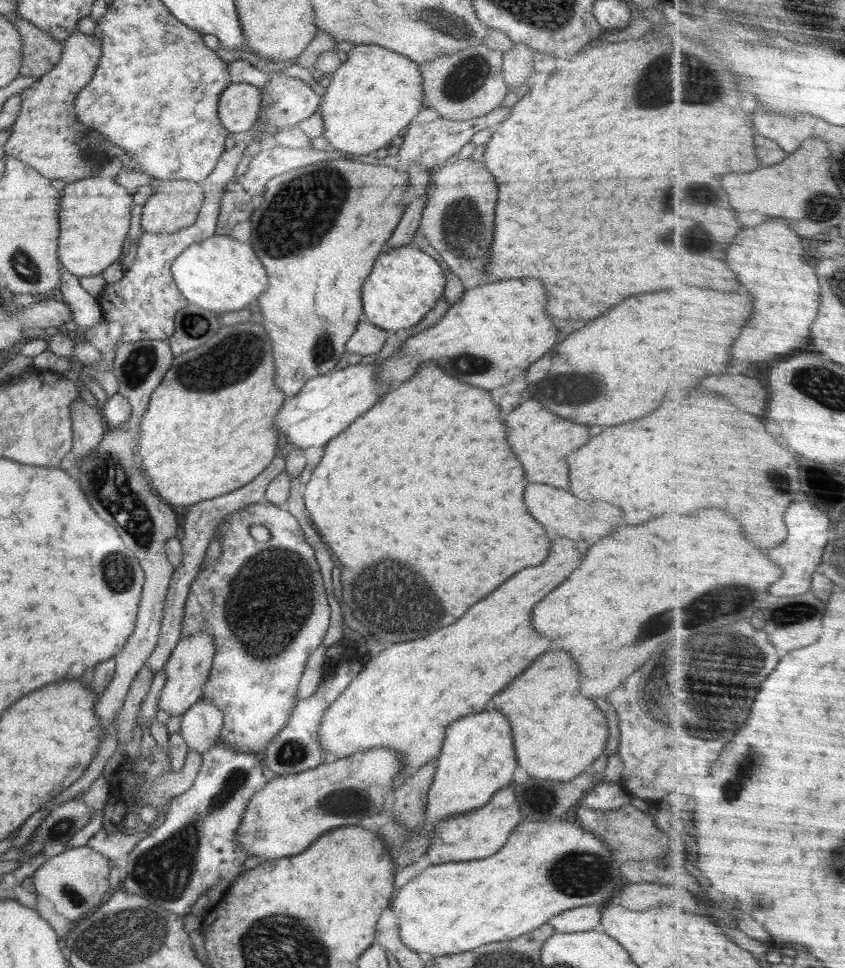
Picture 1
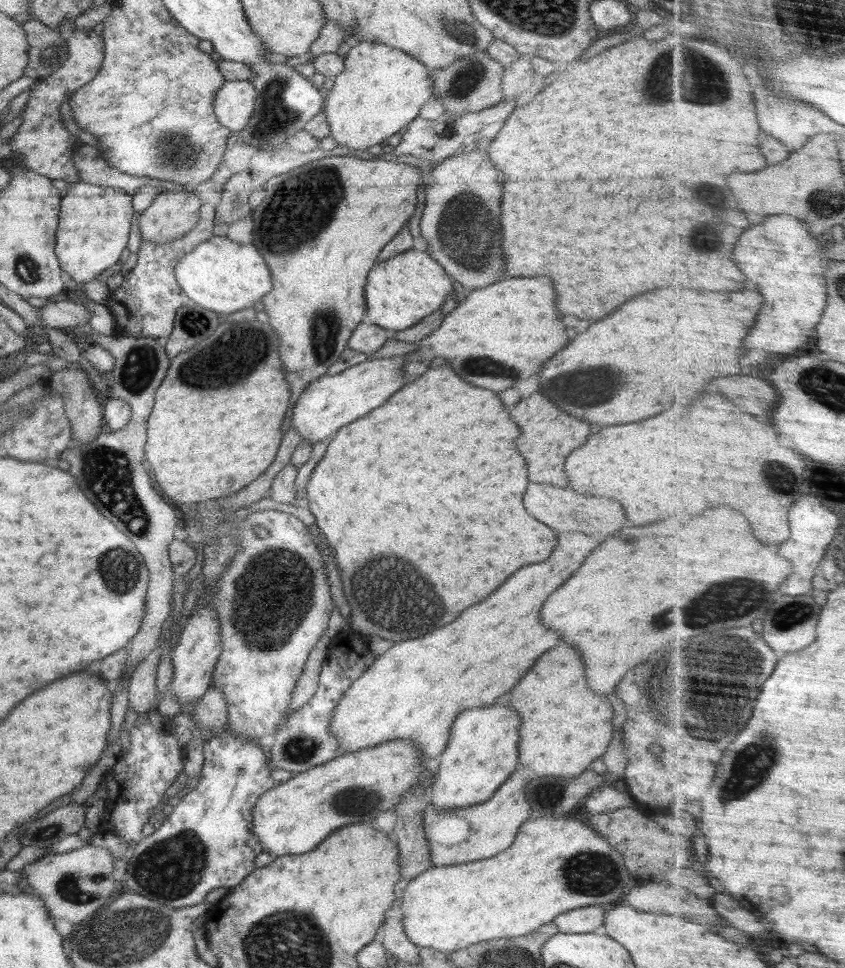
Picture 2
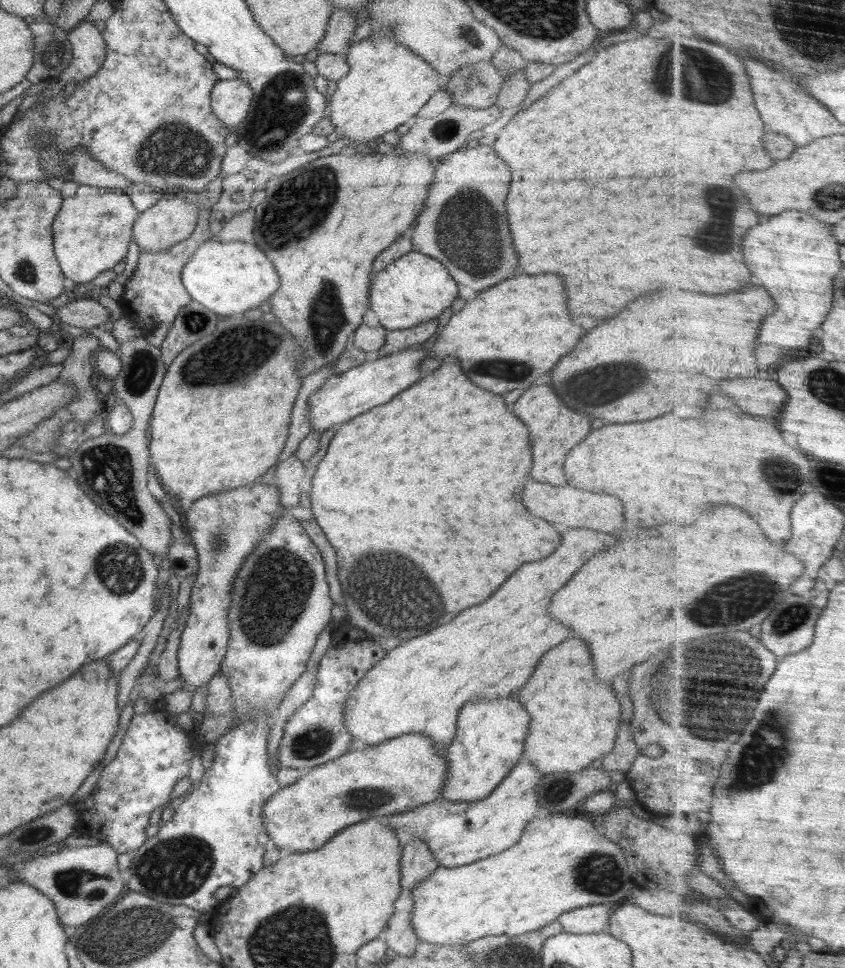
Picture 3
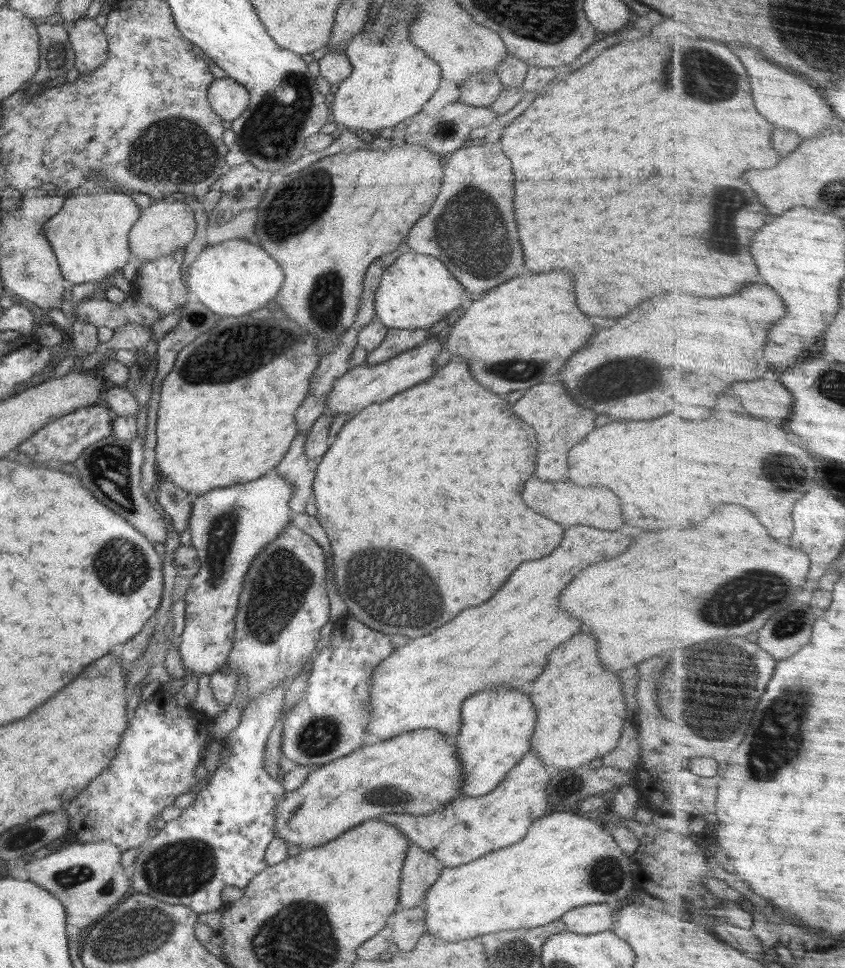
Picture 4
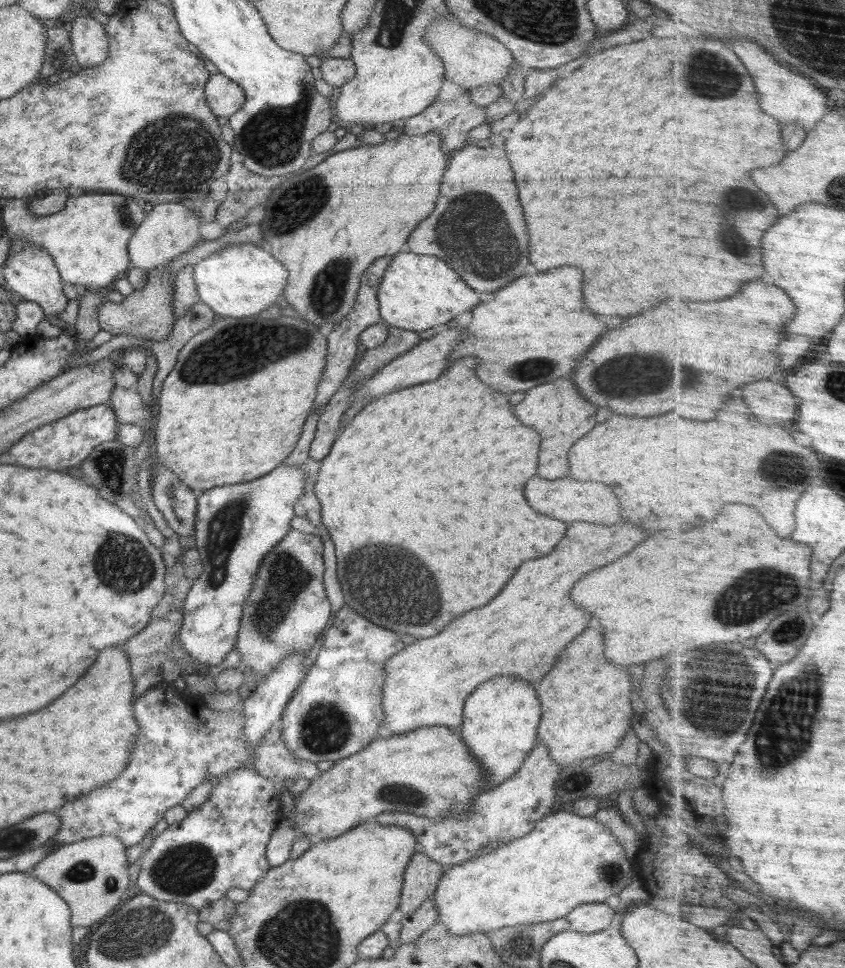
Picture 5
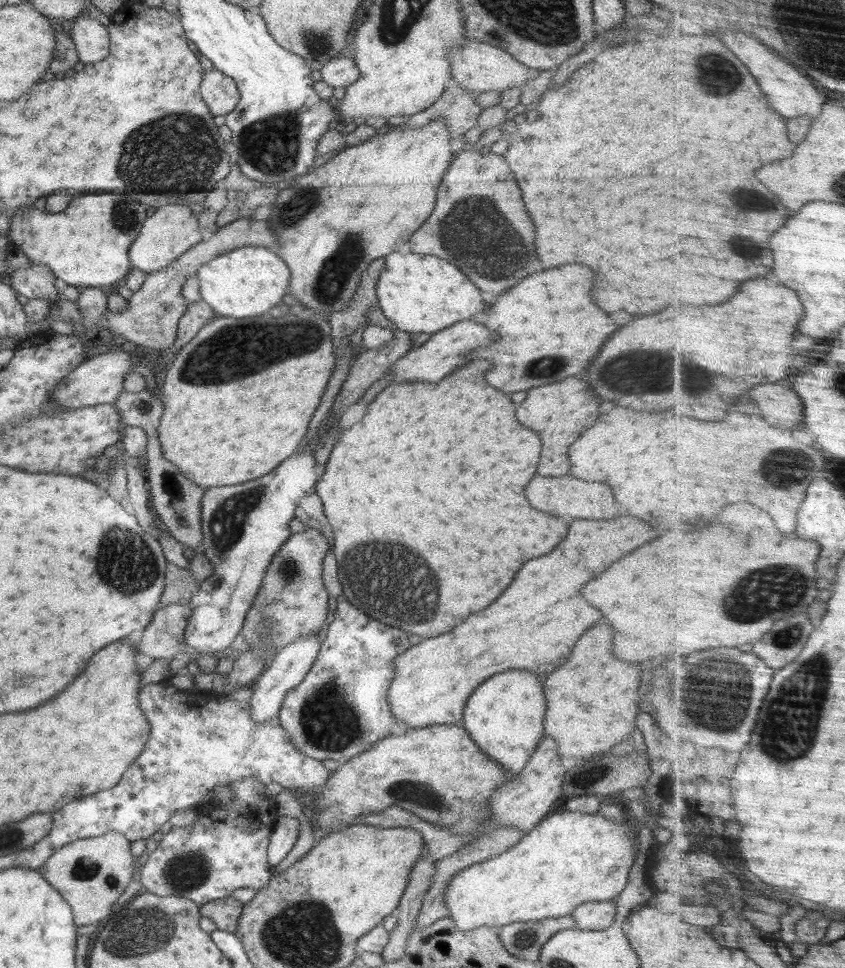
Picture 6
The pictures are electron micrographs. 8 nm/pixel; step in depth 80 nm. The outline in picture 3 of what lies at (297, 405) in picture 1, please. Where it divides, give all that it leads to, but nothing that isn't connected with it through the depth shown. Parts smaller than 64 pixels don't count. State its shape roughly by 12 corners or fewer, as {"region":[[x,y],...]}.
{"region":[[408,347],[329,376],[308,399],[323,434],[426,374]]}

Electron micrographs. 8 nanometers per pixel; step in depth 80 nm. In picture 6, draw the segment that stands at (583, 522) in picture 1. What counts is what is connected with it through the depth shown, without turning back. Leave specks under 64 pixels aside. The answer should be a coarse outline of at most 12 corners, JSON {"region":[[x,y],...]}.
{"region":[[534,476],[528,502],[560,518],[614,518],[604,482]]}

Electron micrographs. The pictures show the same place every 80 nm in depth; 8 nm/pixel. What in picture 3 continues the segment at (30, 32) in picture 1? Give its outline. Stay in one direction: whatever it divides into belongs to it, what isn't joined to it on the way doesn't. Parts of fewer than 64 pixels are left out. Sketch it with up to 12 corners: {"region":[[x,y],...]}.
{"region":[[32,22],[34,62],[27,79],[49,82],[71,63],[67,33]]}

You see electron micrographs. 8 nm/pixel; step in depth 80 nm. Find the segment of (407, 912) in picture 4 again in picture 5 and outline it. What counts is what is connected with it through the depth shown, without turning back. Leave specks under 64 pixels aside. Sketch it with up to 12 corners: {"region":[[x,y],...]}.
{"region":[[433,895],[411,915],[396,915],[402,943],[437,924]]}

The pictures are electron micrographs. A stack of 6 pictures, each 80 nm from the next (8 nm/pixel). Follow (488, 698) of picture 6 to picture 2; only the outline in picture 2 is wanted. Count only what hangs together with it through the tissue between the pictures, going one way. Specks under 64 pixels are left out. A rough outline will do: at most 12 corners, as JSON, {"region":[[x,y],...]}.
{"region":[[462,710],[431,786],[440,810],[486,802],[518,766],[520,718]]}

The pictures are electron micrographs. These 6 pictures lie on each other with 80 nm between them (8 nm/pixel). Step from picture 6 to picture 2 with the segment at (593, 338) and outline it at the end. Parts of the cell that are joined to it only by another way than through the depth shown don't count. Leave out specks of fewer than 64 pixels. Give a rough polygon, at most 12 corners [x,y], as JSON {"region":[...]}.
{"region":[[546,276],[467,293],[404,356],[504,392],[568,344]]}

